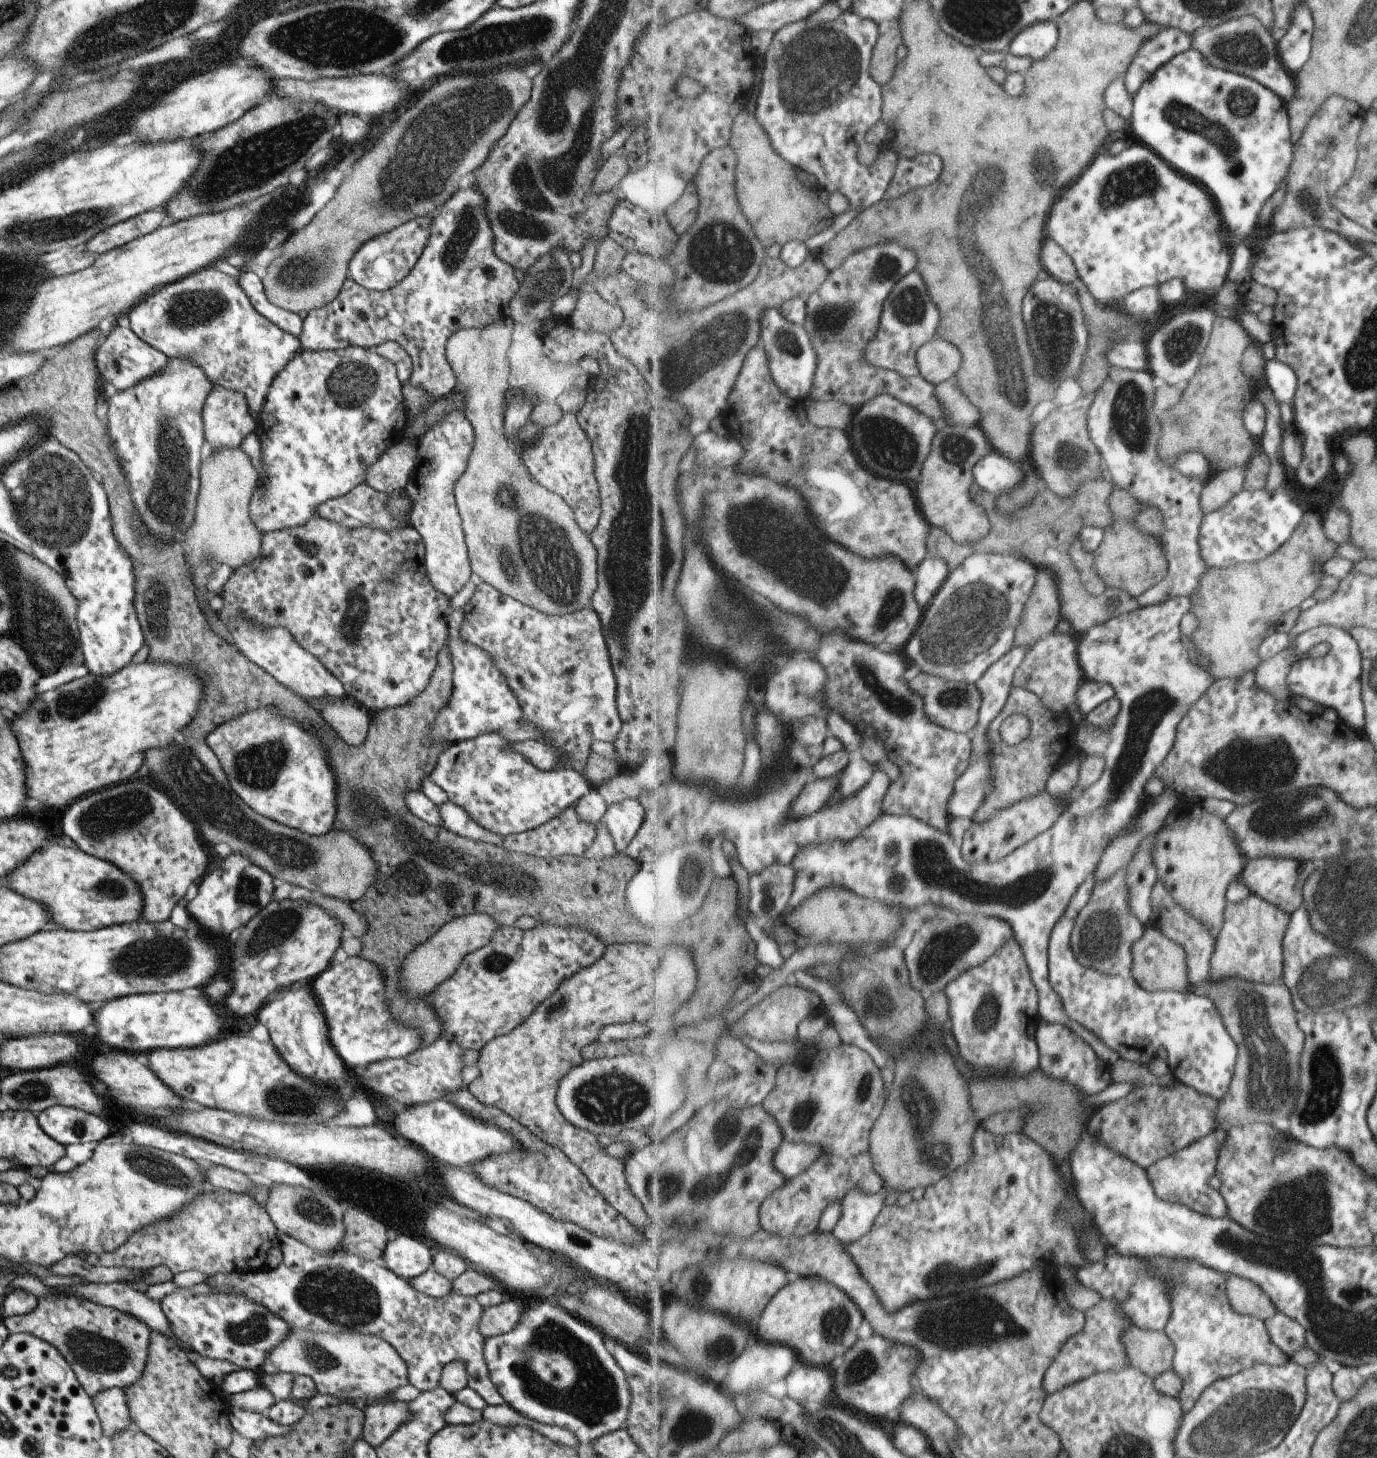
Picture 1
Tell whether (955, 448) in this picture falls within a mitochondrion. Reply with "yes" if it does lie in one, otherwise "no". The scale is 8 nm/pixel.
yes

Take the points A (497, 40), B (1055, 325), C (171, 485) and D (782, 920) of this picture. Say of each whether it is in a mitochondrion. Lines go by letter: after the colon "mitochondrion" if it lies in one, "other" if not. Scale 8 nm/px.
A: mitochondrion
B: mitochondrion
C: mitochondrion
D: other

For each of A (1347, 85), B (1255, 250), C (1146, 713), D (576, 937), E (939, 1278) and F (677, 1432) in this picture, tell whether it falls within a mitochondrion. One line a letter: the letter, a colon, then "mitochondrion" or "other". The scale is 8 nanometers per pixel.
A: other
B: other
C: mitochondrion
D: other
E: mitochondrion
F: mitochondrion

